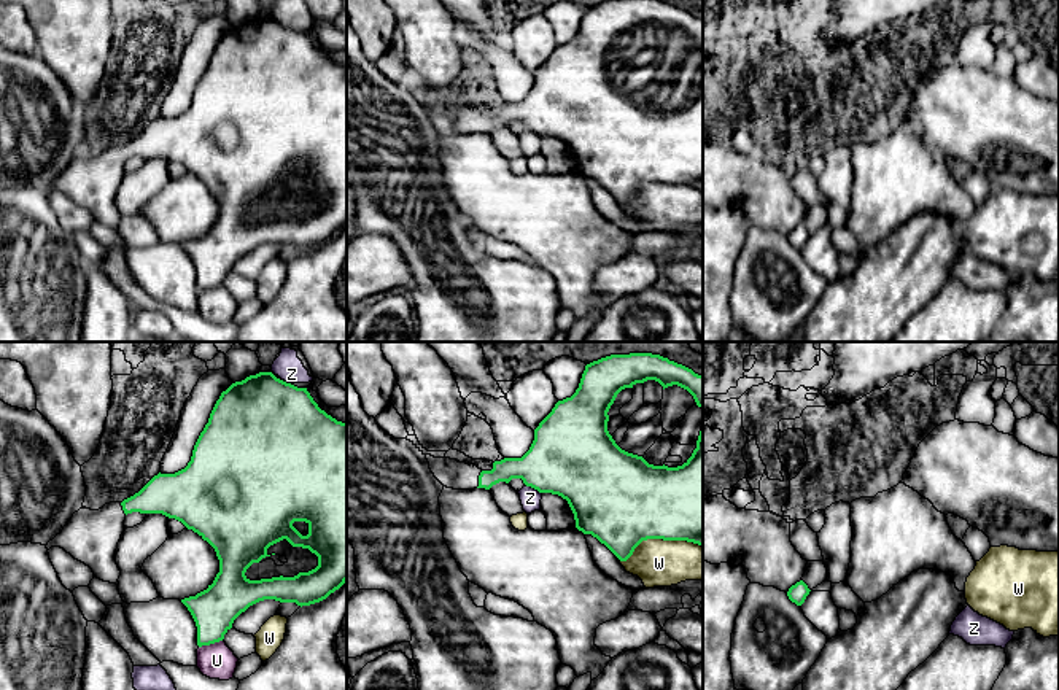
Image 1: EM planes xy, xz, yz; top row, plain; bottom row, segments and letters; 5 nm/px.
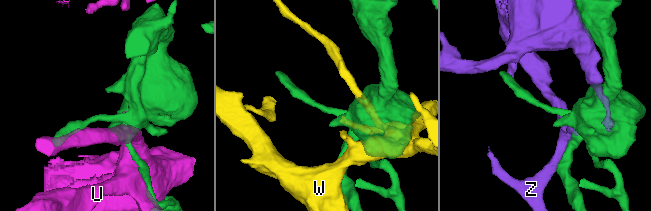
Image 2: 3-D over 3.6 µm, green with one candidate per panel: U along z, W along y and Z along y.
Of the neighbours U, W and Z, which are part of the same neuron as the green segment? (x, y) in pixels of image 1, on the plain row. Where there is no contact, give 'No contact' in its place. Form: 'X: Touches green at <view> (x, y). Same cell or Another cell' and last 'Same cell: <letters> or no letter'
U: Touches green at xy (210, 286). Another cell
W: Touches green at xz (660, 182). Another cell
Z: Touches green at xz (533, 131). Another cell
Same cell: no letter

